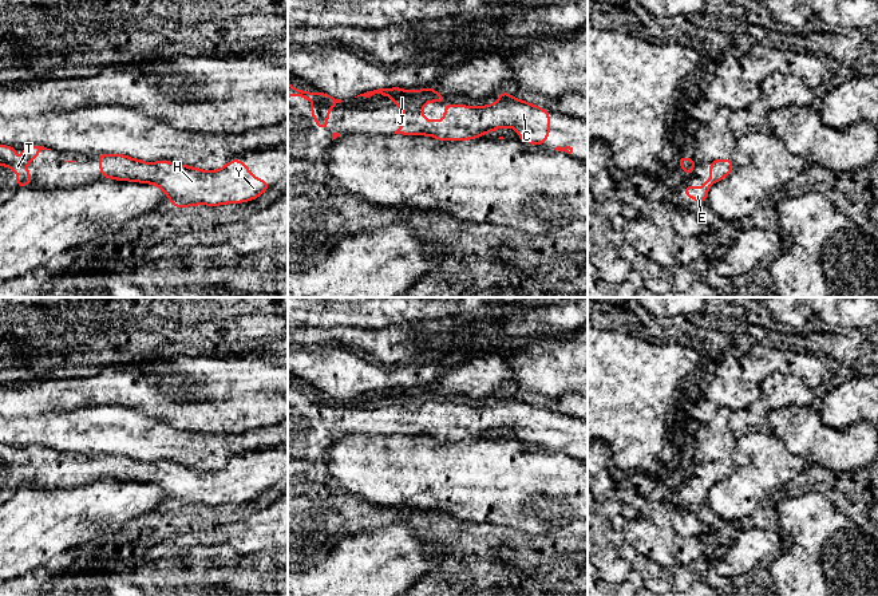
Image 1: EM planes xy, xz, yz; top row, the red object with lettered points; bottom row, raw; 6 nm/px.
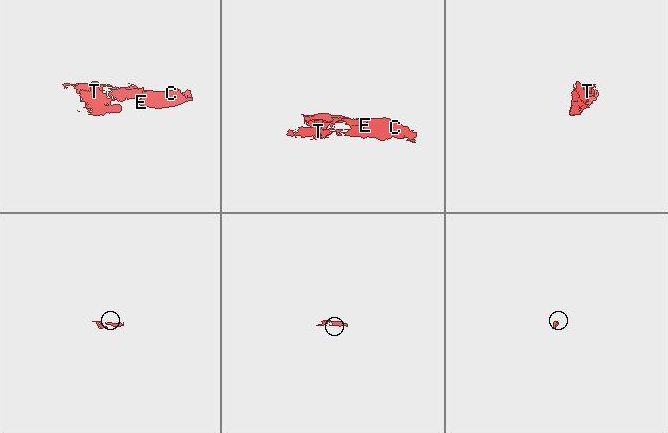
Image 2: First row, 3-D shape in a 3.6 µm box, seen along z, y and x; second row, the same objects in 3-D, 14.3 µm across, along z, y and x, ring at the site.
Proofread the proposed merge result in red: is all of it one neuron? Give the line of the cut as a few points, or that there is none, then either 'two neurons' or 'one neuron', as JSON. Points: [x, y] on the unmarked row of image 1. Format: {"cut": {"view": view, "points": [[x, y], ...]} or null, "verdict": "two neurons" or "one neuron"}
{"cut": null, "verdict": "one neuron"}

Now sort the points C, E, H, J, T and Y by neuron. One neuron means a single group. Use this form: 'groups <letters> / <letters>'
groups C E H J T Y

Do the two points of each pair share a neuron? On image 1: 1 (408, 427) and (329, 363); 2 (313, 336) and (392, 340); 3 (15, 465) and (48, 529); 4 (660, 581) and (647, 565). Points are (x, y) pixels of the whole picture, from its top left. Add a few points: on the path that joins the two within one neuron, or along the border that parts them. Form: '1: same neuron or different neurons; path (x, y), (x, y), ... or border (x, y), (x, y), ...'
1: different neurons; border (395, 386), (367, 390), (356, 397)
2: same neuron; path (333, 336), (372, 340)
3: different neurons; border (56, 490), (30, 482), (22, 485), (14, 494)
4: same neuron; path (656, 577), (648, 569)

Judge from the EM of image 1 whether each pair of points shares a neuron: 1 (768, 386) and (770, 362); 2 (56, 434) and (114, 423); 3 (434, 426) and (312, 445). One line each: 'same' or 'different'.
1: different
2: same
3: same

